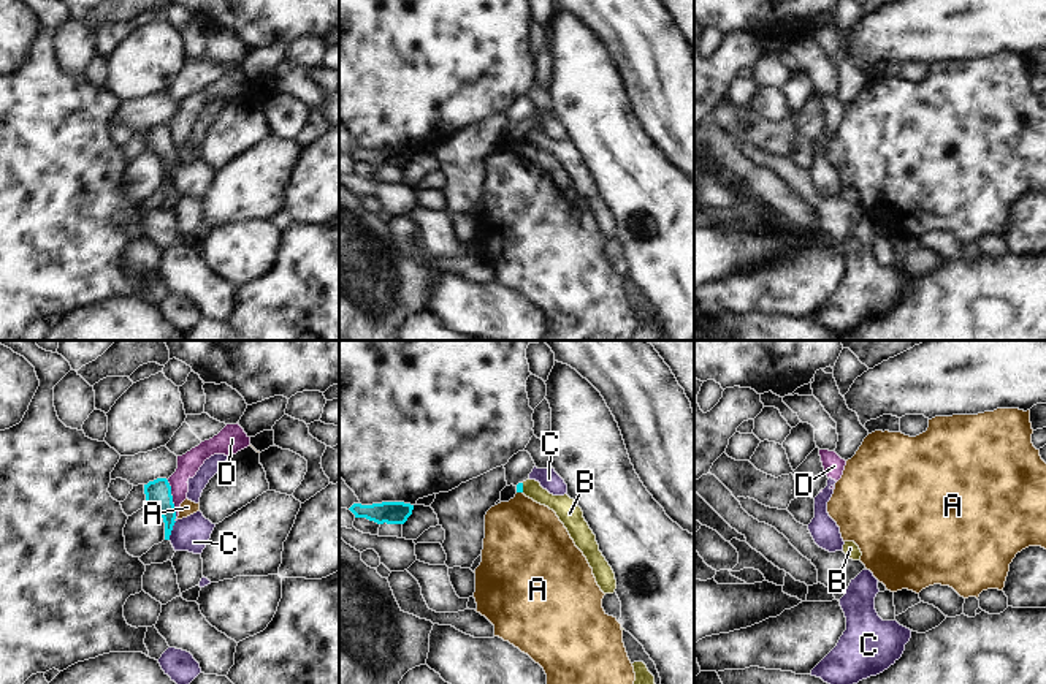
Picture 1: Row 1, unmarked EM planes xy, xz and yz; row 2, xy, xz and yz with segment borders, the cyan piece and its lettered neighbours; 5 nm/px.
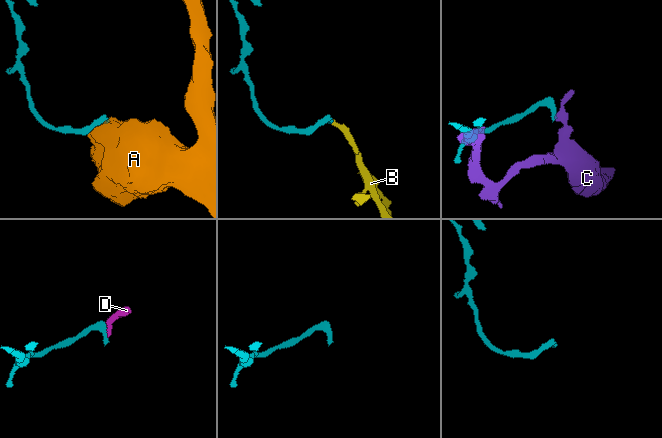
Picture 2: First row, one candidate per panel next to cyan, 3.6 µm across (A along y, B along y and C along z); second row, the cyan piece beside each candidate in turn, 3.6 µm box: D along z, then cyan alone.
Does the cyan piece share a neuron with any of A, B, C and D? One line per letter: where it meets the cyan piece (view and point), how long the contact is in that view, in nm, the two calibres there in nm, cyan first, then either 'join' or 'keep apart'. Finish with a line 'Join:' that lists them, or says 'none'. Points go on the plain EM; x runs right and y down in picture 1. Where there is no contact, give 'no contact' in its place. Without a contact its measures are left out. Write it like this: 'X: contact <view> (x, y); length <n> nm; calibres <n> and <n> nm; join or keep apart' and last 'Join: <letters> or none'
A: contact xz (520, 136); length 30 nm; calibres 30 and 400 nm; keep apart
B: contact xz (522, 133); length 50 nm; calibres 30 and 120 nm; join
C: contact xy (171, 174); length 100 nm; calibres 130 and 180 nm; keep apart
D: contact xy (171, 146); length 220 nm; calibres 130 and 110 nm; keep apart
Join: B

